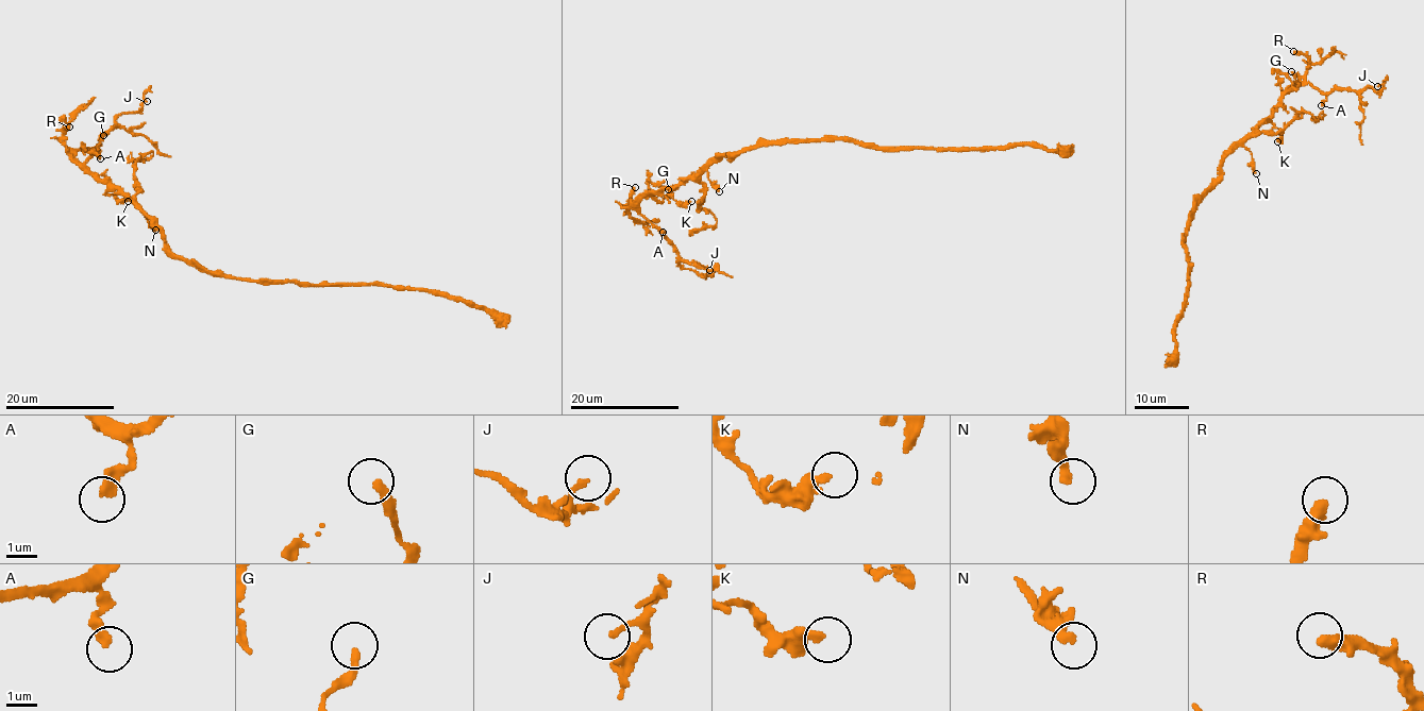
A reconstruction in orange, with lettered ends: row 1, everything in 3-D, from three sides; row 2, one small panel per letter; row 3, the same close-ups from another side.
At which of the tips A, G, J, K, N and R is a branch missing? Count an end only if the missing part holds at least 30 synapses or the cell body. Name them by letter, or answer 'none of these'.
R

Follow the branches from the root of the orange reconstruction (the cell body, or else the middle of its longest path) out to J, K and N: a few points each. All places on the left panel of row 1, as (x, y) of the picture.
J: (194, 266), (176, 258), (152, 219), (121, 191), (97, 182), (74, 158), (119, 115), (147, 101)
K: (194, 266), (176, 258), (152, 219), (121, 191), (106, 191), (116, 200), (128, 201)
N: (194, 266), (176, 258), (165, 243), (165, 235), (143, 213), (148, 225), (155, 230)

